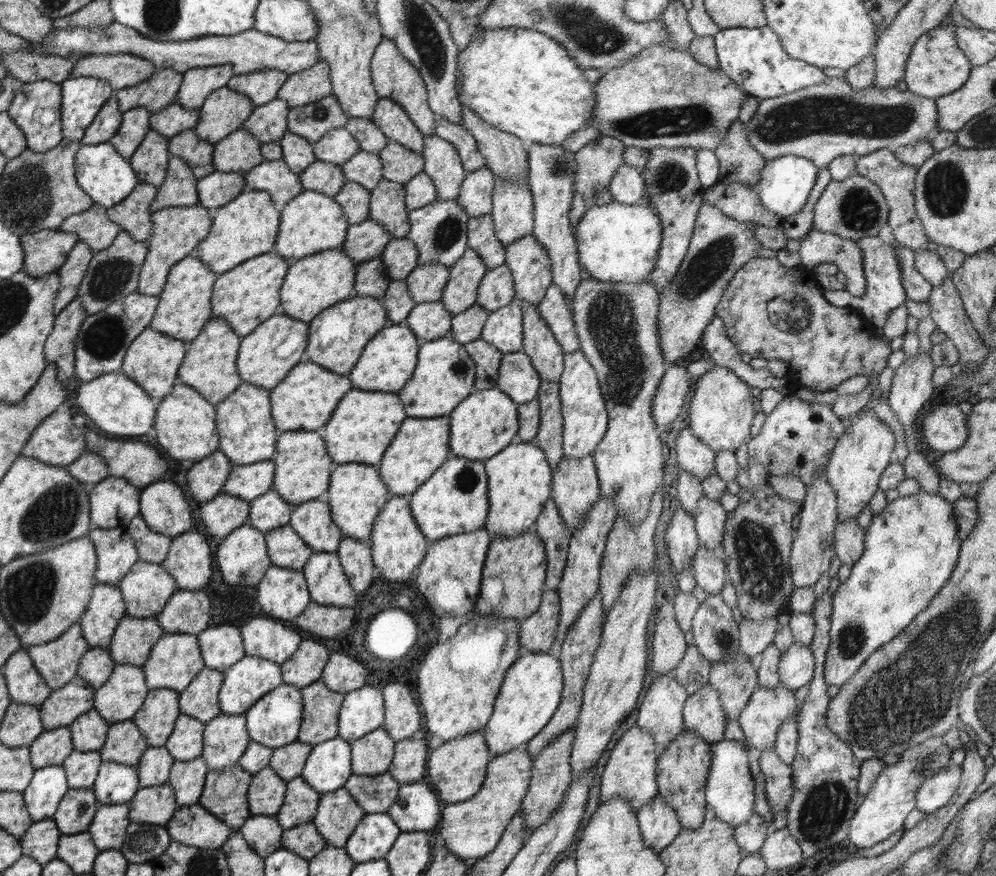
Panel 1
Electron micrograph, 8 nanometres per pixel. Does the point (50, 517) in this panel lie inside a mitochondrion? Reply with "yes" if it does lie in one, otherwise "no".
yes

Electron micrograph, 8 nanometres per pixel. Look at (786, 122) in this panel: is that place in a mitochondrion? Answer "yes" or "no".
yes

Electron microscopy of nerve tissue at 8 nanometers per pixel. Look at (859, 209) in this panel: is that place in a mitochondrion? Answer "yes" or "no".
yes

